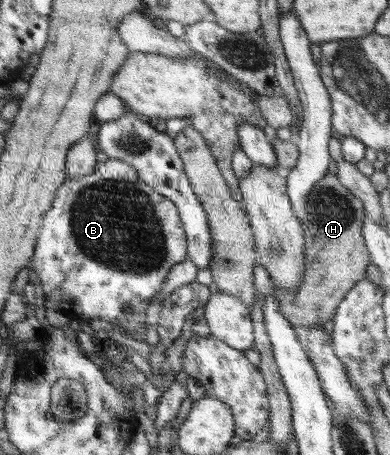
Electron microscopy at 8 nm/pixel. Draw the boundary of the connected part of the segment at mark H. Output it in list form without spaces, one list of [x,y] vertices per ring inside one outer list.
[[[330,172],[316,185],[310,197],[308,209],[311,224],[305,228],[307,271],[304,283],[295,294],[275,290],[281,313],[292,323],[293,329],[303,325],[308,327],[307,331],[317,322],[324,325],[336,315],[344,297],[358,282],[366,279],[365,271],[372,260],[363,236],[366,213],[364,203]]]

